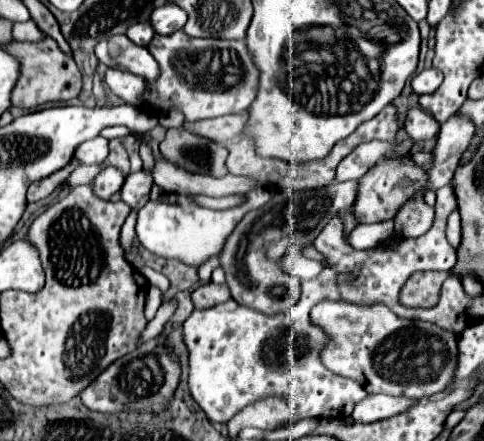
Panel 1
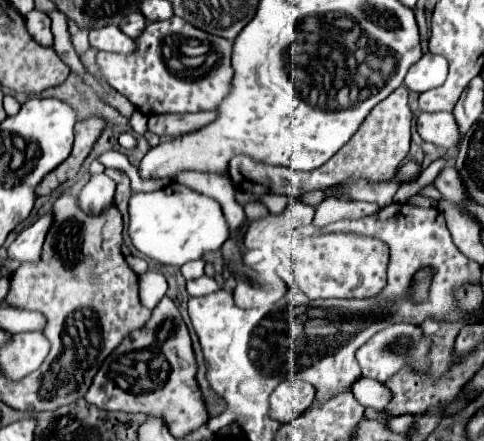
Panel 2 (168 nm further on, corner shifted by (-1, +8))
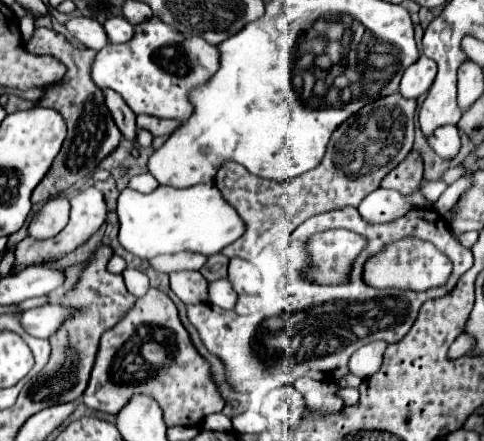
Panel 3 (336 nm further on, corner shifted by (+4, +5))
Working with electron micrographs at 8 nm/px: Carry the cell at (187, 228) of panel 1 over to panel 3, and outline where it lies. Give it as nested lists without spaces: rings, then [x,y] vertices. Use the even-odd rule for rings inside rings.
[[[213,183],[193,185],[189,189],[159,185],[151,193],[139,193],[127,187],[117,199],[117,215],[121,225],[121,245],[141,259],[151,259],[155,255],[179,251],[213,255],[245,233],[243,219],[229,203],[225,203]]]

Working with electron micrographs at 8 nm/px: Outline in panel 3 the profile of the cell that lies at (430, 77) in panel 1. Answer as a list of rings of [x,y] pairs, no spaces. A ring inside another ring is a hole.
[[[421,55],[417,63],[407,67],[407,71],[401,79],[399,93],[403,97],[419,97],[425,91],[429,91],[429,87],[435,81],[435,75],[437,75],[437,63],[425,55]]]

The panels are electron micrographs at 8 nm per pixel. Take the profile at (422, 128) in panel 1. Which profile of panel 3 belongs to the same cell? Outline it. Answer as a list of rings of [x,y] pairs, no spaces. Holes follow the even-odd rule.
[[[445,125],[435,129],[433,135],[427,137],[427,143],[431,145],[431,149],[443,157],[443,159],[453,159],[459,149],[461,149],[461,137],[459,137],[459,129],[455,125]]]

